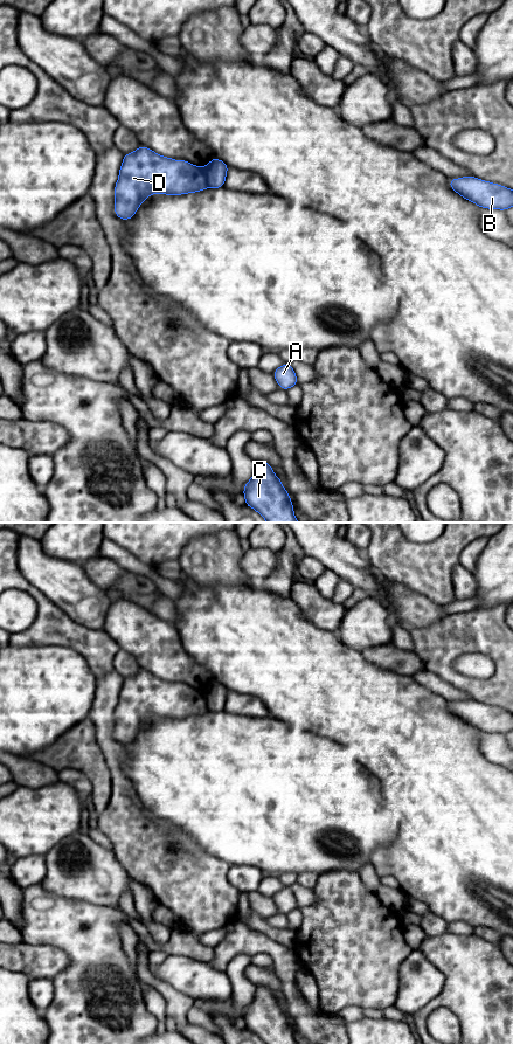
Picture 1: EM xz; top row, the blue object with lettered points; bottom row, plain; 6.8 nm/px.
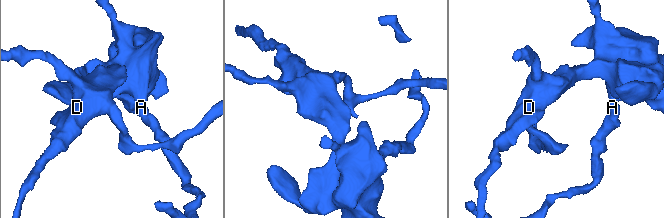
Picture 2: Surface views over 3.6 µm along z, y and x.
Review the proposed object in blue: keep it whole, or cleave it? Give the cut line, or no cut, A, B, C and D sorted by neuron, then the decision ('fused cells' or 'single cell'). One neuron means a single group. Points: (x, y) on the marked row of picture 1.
xz (205, 167), (209, 186) | A C D / B | fused cells

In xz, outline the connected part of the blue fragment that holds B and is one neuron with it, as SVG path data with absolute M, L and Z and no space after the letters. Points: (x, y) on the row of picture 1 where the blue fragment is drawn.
M472 175L449 179L450 187L462 198L481 208L506 210L513 207L513 189Z

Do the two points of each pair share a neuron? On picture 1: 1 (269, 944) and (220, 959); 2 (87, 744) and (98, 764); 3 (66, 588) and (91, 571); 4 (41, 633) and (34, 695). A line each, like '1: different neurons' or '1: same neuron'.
1: same neuron
2: same neuron
3: different neurons
4: different neurons

